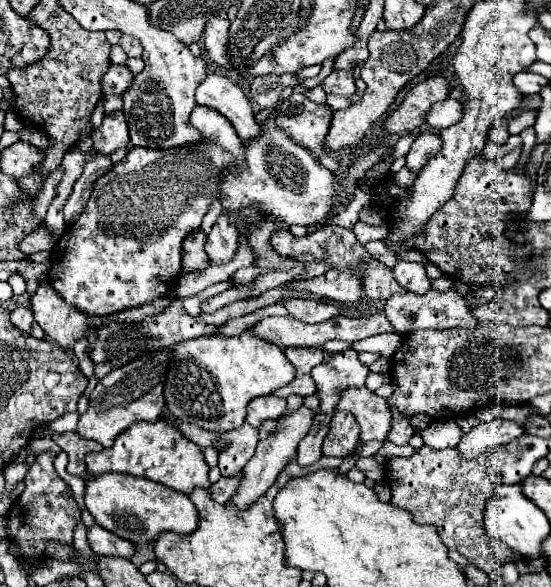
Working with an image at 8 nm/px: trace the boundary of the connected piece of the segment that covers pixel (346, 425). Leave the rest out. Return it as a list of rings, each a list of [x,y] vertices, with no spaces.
[[[336,411],[330,421],[330,435],[324,441],[322,455],[346,457],[346,455],[354,453],[354,449],[360,441],[358,435],[360,435],[360,429],[358,429],[354,415],[350,415],[348,411]]]

